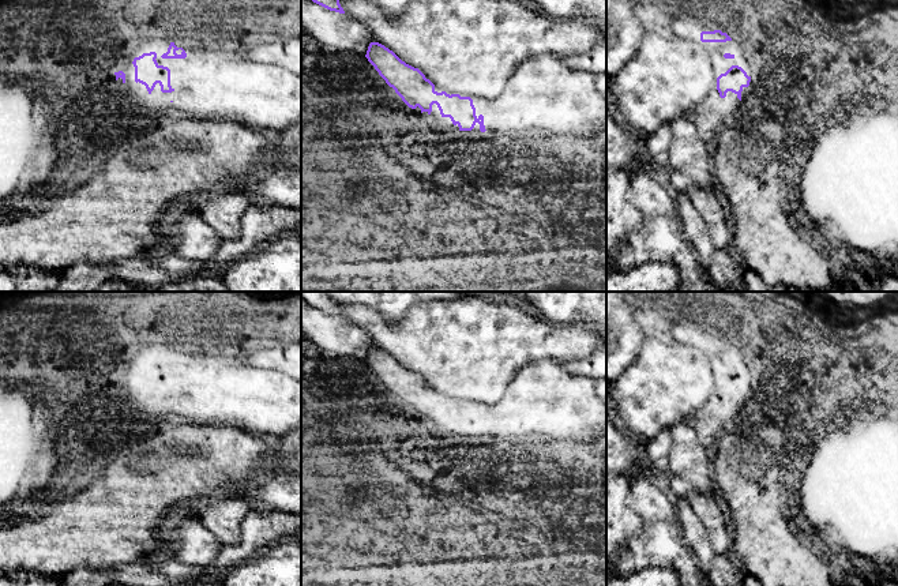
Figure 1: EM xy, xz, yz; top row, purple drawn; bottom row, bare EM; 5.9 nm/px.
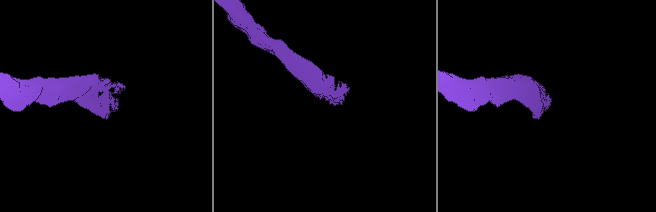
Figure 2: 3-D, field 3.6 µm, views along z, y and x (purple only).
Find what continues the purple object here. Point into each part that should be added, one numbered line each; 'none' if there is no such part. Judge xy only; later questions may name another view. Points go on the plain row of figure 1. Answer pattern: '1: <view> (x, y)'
1: xy (262, 402)

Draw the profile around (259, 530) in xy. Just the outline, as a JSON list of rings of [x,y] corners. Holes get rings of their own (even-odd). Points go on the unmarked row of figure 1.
[[[289,511],[248,512],[241,522],[240,541],[222,544],[215,559],[207,566],[189,566],[172,556],[154,561],[138,561],[114,567],[114,585],[123,586],[181,586],[204,579],[210,568],[232,570],[249,561],[258,553],[301,534],[301,514]]]

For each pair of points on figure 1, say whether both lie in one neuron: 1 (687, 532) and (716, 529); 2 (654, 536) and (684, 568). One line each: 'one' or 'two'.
1: two
2: one

